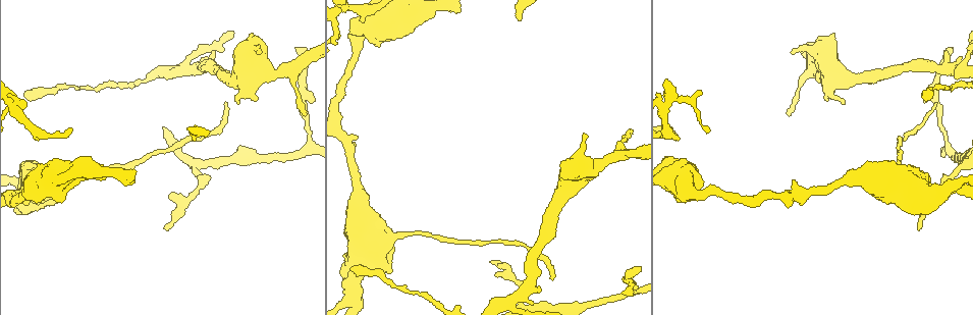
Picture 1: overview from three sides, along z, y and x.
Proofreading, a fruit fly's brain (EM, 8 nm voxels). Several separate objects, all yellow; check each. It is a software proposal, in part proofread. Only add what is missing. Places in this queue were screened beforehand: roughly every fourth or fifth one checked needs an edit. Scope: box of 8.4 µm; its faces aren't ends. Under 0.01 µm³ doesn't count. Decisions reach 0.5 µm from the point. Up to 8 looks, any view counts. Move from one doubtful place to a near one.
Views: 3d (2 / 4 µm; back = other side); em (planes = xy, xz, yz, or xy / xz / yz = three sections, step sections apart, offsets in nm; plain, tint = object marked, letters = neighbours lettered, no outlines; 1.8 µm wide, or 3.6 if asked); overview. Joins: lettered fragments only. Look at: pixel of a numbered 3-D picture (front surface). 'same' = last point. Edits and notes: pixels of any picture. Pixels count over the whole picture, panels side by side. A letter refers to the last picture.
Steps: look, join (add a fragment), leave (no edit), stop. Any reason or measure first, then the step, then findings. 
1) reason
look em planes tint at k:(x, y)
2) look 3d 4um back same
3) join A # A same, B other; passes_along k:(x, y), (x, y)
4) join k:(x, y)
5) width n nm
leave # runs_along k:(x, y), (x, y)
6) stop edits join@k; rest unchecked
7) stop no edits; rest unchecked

thin end
look em planes letters at 1:(494, 261)

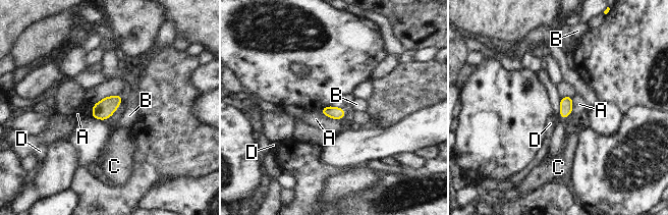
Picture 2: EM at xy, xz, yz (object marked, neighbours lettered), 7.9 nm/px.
longest_contact A 160 nm
leave # A other, B other, C other, D other; no lettered fragment goes on from it

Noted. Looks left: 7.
look em planes letters at 1:(257, 100)

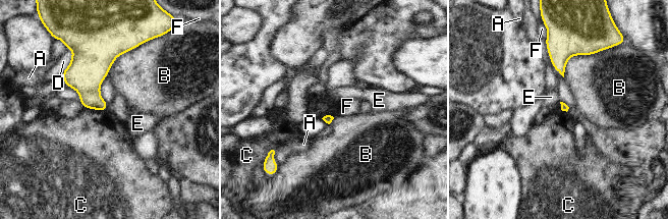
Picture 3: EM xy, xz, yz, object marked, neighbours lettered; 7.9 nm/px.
leave # A other, B other, C other, D other, E other, F other; border 3:(84, 107), (106, 111); none of them fits

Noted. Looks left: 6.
an open end
look 3d 2um back at 1:(26, 96)

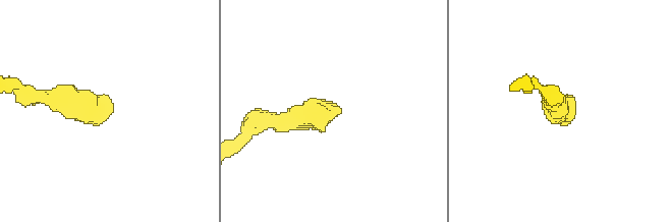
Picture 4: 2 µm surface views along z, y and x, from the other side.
need the tissue
look em planes letters at 4:(567, 113)

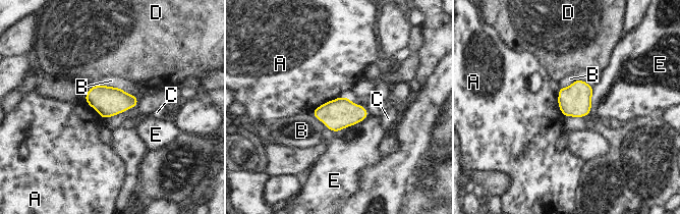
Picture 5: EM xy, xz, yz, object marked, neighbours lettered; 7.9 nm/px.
leave # A other, B other, C other, D other, E other; border 5:(344, 95), (317, 106), (310, 112); no lettered fragment goes on from it

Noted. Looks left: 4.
stop no edits; rest unchecked

